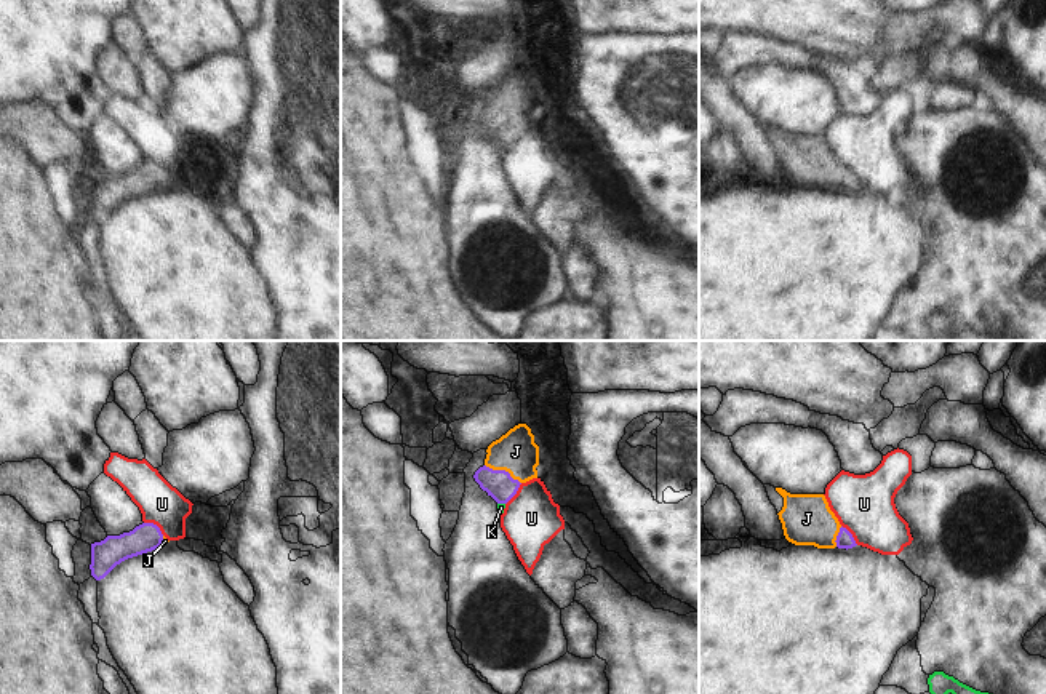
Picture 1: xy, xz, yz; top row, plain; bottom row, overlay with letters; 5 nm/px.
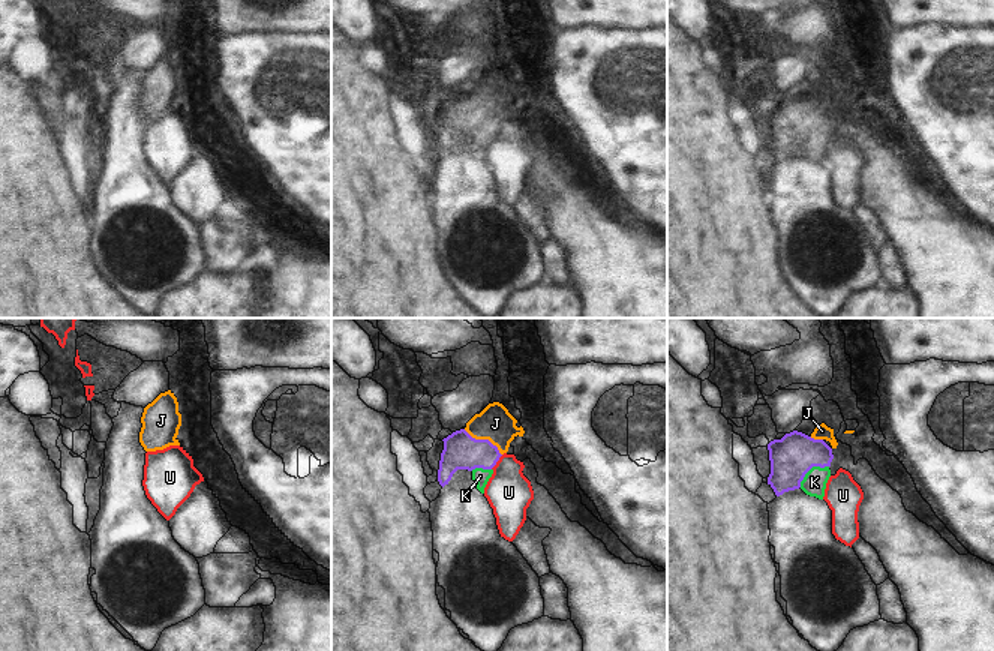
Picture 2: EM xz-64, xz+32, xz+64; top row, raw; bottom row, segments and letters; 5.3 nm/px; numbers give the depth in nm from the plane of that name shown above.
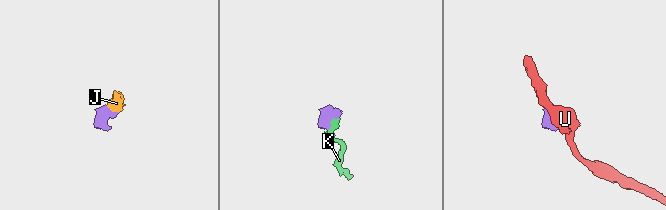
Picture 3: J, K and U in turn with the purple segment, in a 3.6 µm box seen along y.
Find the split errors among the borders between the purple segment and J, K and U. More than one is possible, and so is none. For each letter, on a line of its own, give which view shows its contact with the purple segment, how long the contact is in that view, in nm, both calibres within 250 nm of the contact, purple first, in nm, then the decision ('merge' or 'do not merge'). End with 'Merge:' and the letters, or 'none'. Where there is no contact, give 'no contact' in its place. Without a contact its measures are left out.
J: xz | 200 nm | 150/200 nm | merge
K: xz | 40 nm | 150/40 nm | merge
U: xy | 120 nm | 140/200 nm | do not merge
Merge: J, K

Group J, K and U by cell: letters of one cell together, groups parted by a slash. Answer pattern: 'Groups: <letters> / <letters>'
Groups: J K / U.

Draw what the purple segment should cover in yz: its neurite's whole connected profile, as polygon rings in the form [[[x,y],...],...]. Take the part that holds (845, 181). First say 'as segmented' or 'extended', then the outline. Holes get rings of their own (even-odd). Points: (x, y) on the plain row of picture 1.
extended | [[[765,126],[782,165],[784,177],[795,187],[852,190],[856,182],[830,152],[824,136],[790,136]]]

